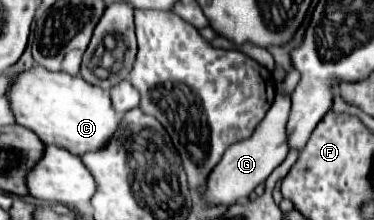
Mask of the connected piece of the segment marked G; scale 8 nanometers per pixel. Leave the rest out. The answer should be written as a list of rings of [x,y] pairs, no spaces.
[[[278,94],[274,98],[266,118],[260,122],[258,130],[254,130],[254,134],[248,140],[236,142],[234,146],[230,146],[230,150],[226,150],[218,170],[214,170],[214,174],[210,176],[210,186],[204,194],[206,202],[234,204],[238,200],[246,200],[254,192],[254,188],[260,182],[264,182],[276,166],[280,166],[284,162],[284,158],[288,156],[288,150],[290,150],[288,148],[288,132],[286,132],[290,109],[291,98]]]

